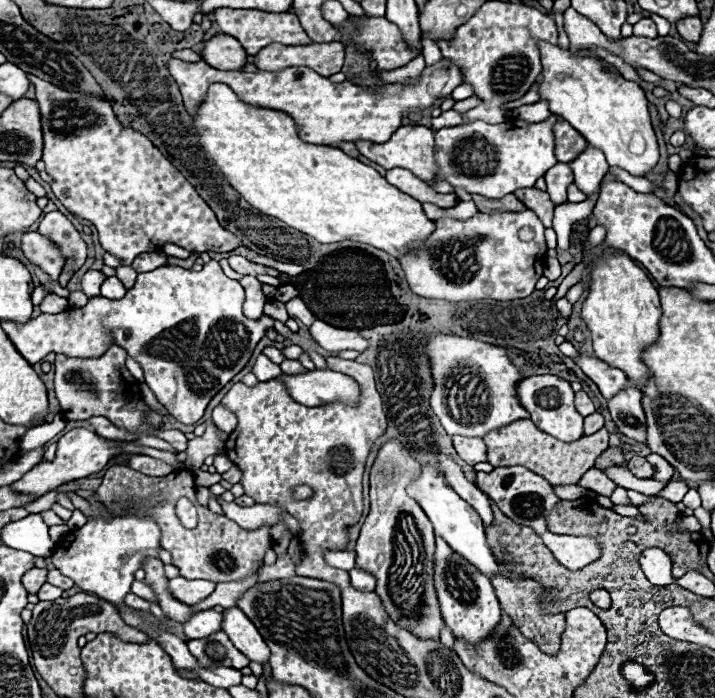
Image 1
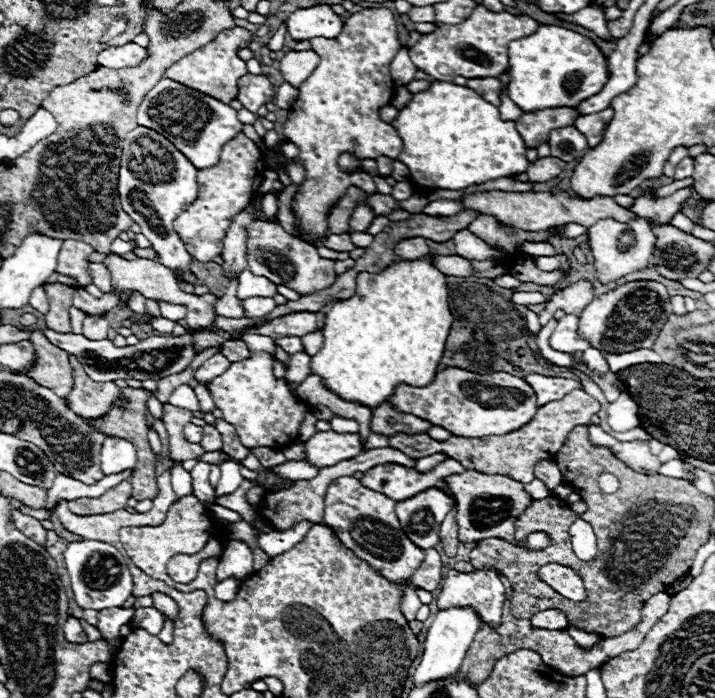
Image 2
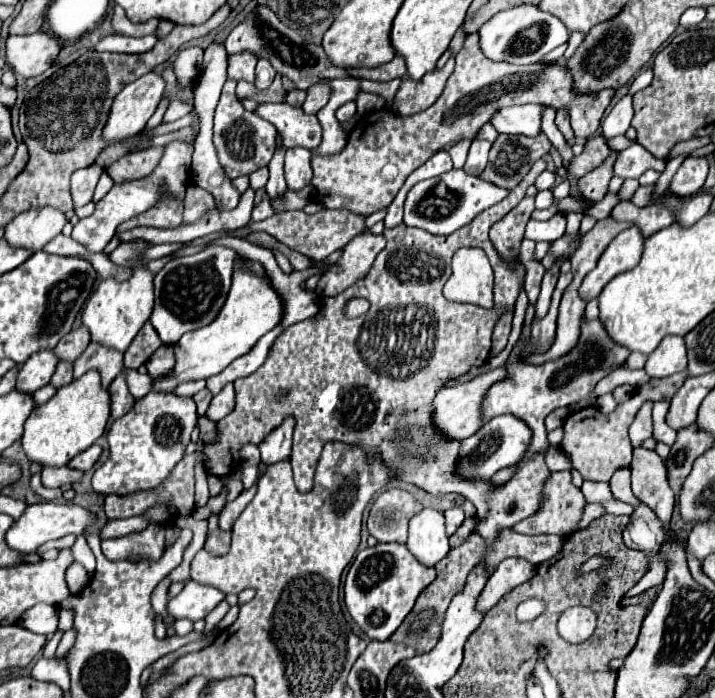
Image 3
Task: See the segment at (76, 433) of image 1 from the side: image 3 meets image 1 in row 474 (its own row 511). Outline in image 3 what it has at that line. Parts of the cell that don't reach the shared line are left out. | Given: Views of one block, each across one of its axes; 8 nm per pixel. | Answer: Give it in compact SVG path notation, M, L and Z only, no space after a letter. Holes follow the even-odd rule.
M54 502L32 504L24 510L24 514L18 520L14 520L14 524L10 526L4 540L12 550L32 554L38 550L38 546L42 546L48 540L56 540L56 538L62 538L66 534L84 534L84 530L94 520L96 520L94 514L90 514L86 508L76 506L76 504L54 504Z

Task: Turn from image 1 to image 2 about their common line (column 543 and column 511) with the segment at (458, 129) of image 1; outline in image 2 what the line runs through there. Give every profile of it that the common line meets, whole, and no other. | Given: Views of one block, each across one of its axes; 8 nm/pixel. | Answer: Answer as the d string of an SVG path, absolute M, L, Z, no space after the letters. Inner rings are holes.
M434 80L426 92L414 94L412 102L404 110L400 110L400 114L392 122L392 126L396 128L396 132L400 132L400 138L404 142L404 150L398 156L398 160L408 166L410 180L414 182L414 186L420 192L434 190L434 188L464 190L473 184L524 174L530 164L526 160L528 148L526 148L522 136L518 134L516 124L504 122L500 118L498 108L488 104L474 90L470 90L466 86L456 86L452 82L436 82Z

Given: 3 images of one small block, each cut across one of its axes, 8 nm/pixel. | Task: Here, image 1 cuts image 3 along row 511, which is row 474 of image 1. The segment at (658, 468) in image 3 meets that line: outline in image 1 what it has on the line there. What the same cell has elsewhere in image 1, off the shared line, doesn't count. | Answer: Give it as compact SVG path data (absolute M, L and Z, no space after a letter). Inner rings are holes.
M650 454L650 456L646 456L646 460L654 466L654 476L652 476L652 480L658 480L658 482L670 482L670 478L672 478L672 474L674 474L674 468L672 468L662 456Z

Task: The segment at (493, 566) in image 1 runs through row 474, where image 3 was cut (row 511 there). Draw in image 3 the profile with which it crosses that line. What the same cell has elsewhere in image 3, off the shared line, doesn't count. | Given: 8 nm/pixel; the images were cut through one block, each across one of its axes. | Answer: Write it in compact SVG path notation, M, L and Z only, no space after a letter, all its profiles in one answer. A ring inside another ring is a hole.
M424 508L416 516L412 516L406 546L426 566L440 562L450 550L444 514L434 508Z

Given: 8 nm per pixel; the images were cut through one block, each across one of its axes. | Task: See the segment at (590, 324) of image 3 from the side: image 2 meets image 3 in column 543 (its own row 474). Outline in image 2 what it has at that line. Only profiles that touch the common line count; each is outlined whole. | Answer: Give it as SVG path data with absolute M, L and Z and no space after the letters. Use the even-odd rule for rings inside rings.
M448 458L440 464L436 464L430 472L418 472L416 468L400 466L400 464L378 464L364 472L360 482L368 488L376 488L378 492L384 492L388 498L400 502L406 498L416 496L424 488L436 486L440 480L452 474L464 472L464 466L456 460Z

